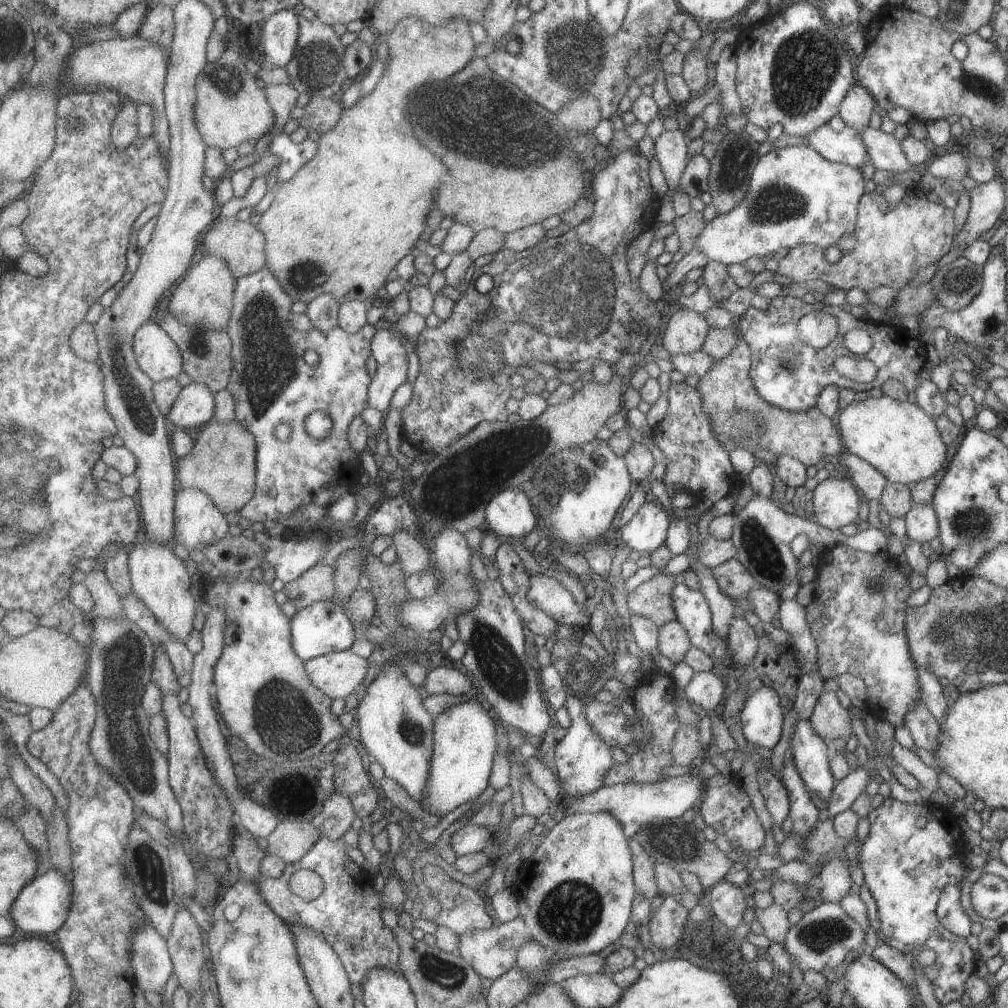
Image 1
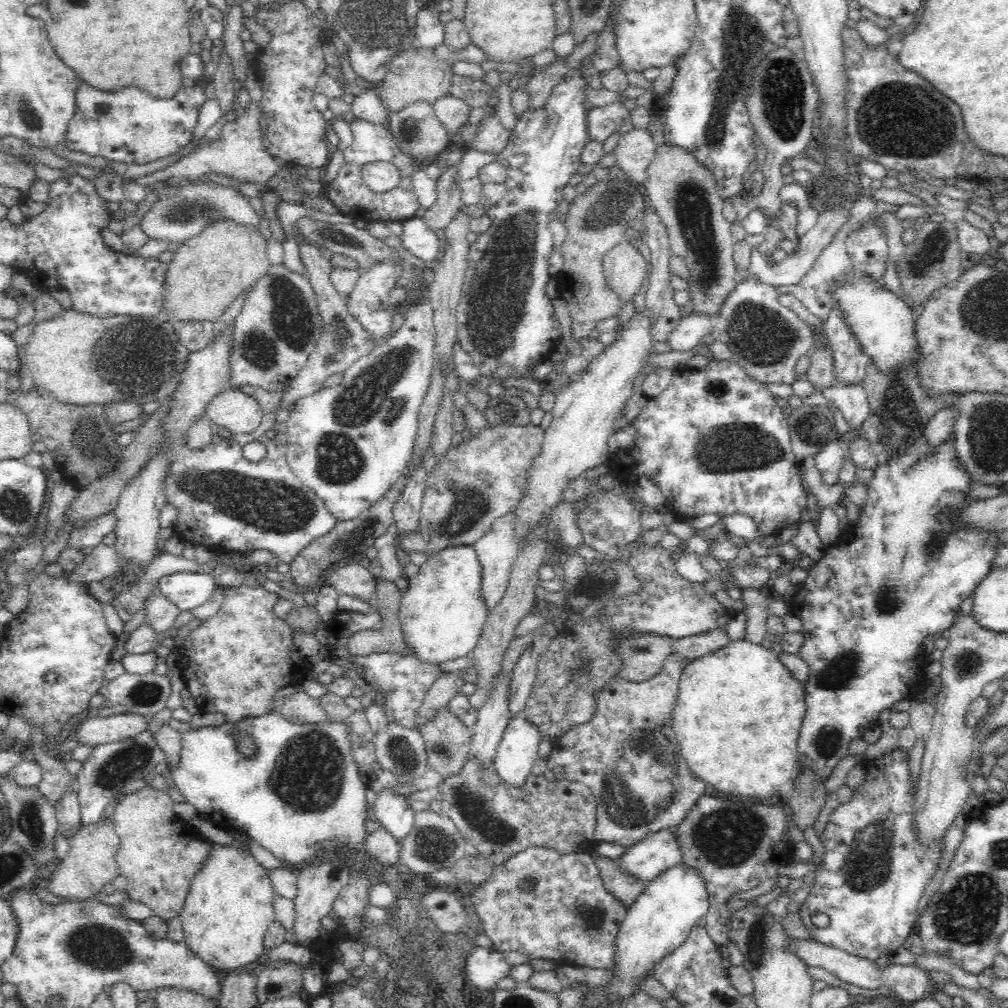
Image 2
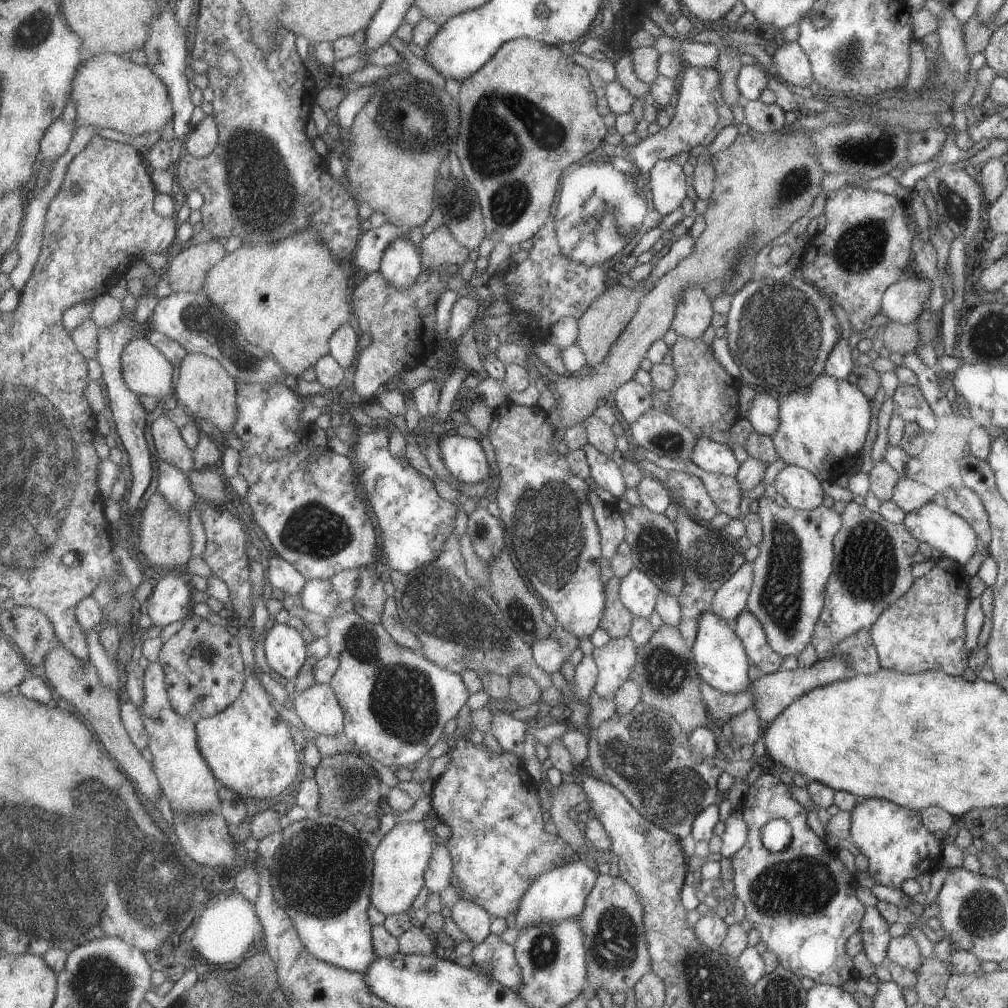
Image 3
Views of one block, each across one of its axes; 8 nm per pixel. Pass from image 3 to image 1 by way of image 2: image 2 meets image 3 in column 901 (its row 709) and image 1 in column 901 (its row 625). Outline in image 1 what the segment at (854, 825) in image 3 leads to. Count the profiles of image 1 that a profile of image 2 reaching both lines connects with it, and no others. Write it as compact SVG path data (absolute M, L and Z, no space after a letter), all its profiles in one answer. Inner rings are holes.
M893 798L884 799L878 808L872 808L867 816L869 834L858 847L859 866L864 883L869 888L879 915L878 943L886 943L890 948L912 956L922 949L931 949L935 953L933 966L937 976L932 981L932 993L941 1007L959 1000L964 992L964 983L975 970L977 955L971 951L966 938L954 936L938 922L934 914L941 890L948 883L960 882L966 871L963 855L966 851L962 822L947 807L932 804L902 804Z

